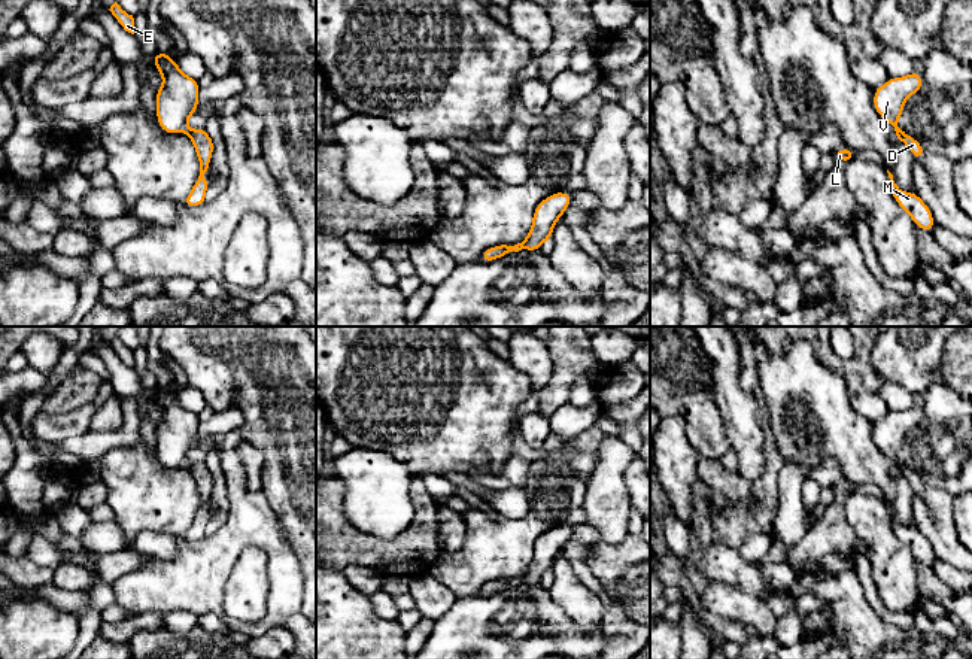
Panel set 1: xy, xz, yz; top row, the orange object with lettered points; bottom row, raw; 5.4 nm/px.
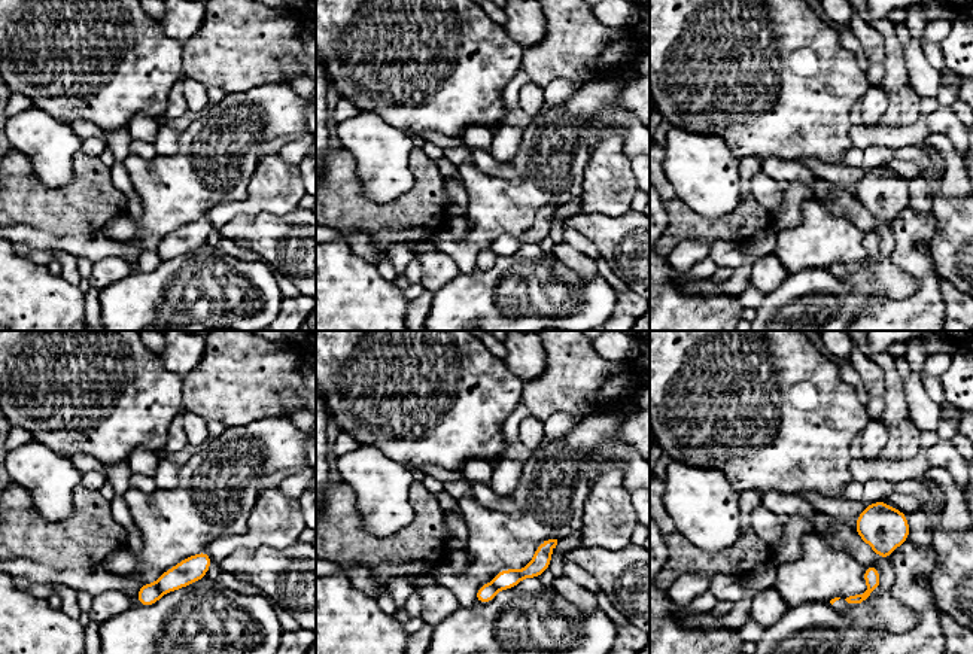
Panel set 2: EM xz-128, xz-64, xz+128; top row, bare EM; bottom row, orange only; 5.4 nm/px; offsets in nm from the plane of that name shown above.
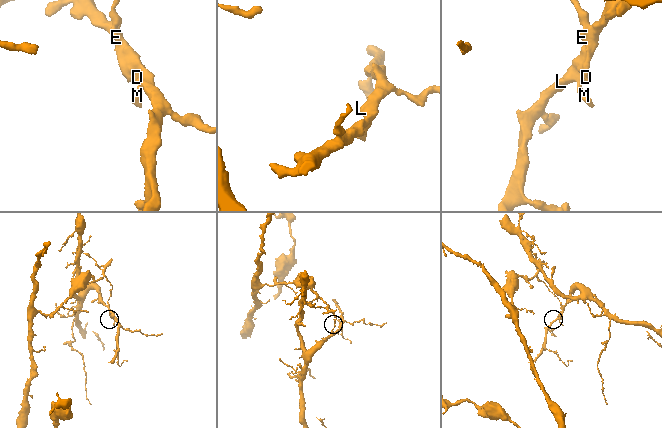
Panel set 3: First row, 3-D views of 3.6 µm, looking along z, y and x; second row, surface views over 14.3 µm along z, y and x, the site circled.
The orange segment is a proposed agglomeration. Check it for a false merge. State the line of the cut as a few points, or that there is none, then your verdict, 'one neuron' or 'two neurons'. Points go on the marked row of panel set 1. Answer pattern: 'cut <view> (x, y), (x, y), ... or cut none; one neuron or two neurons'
cut xz (522, 242), (524, 248); two neurons

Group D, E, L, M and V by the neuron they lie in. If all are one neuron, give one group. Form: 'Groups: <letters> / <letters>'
Groups: D L M V / E

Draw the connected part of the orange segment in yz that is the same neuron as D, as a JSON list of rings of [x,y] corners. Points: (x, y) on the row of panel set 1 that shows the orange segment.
[[[912,72],[903,78],[890,78],[883,86],[874,89],[874,107],[878,115],[894,127],[897,139],[909,149],[915,161],[926,154],[924,148],[908,133],[897,130],[897,122],[911,94],[920,92],[923,76]]]

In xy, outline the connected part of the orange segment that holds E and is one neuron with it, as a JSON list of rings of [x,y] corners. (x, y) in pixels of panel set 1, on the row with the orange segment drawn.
[[[116,1],[109,9],[116,18],[118,24],[128,33],[134,34],[134,18],[127,13]]]

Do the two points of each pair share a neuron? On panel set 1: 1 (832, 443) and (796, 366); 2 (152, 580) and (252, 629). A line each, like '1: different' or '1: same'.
1: same
2: same

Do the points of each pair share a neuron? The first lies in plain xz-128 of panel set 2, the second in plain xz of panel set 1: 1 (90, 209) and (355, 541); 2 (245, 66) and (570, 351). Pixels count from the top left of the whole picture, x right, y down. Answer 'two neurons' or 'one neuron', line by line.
1: one neuron
2: one neuron

